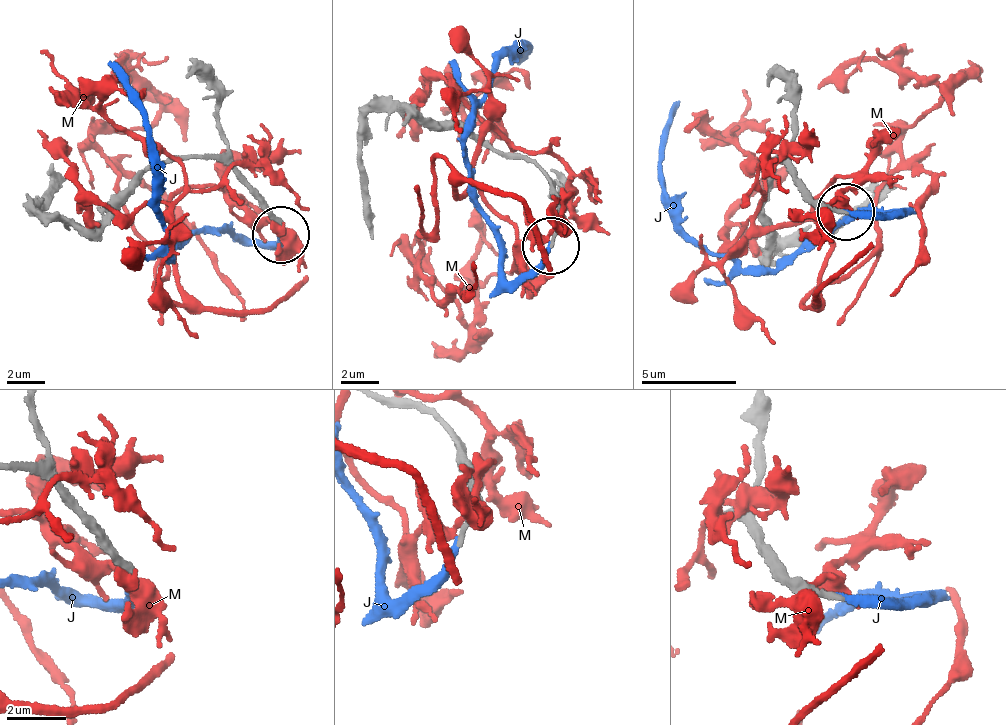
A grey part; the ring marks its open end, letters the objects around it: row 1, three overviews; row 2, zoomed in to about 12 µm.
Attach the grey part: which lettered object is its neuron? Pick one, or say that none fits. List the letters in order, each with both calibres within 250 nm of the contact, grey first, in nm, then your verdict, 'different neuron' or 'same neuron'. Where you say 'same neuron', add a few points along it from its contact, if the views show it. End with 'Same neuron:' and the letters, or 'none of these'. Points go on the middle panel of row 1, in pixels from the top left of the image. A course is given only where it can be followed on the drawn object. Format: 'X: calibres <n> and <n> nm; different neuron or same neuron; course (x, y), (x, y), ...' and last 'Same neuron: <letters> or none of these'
J: calibres 200 and 220 nm; same neuron; course (549, 242), (532, 271), (510, 282), (504, 242), (472, 190), (464, 139), (515, 42), (533, 48), (516, 59)
M: calibres 260 and 360 nm; different neuron
Same neuron: J

